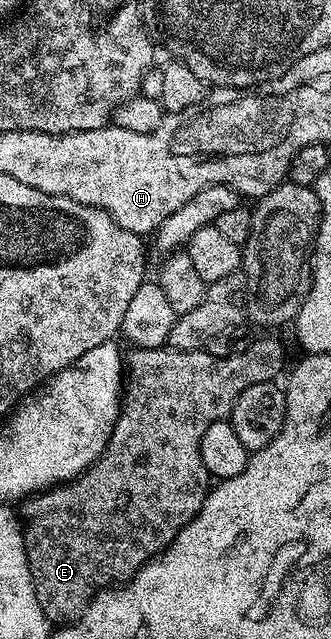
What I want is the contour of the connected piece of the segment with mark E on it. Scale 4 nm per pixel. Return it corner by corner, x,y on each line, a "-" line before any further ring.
258,336
252,343
247,347
247,351
239,351
235,355
227,355
226,357
216,357
215,355
211,355
210,353
205,352
204,349
174,349
172,347
162,347
160,349
139,349
134,348
132,350
133,354
128,354
127,357
127,376
123,381
123,396
121,398
121,414
117,417
117,422
115,423
115,427
111,431
111,435
107,439
107,443
105,444
105,449
102,451
97,457
97,461
89,466
88,469
85,470
84,473
79,477
73,478
72,481
67,481
59,485
53,486
52,489
42,489
22,500
20,502
21,505
21,513
19,509
19,517
23,522
23,548
25,554
27,555
27,563
29,564
29,570
31,571
31,579
35,583
35,595
39,599
39,607
43,607
43,615
47,615
47,619
51,623
68,623
70,621
77,620
79,614
84,610
85,606
89,604
90,601
93,600
94,597
97,596
98,593
103,589
107,589
110,587
116,587
126,581
129,580
130,577
134,577
136,573
142,569
142,567
148,563
148,561
152,561
154,557
157,556
158,553
164,551
164,549
169,546
173,540
175,539
175,535
179,535
179,531
181,528
187,523
191,523
191,519
193,516
197,514
197,512
203,507
203,503
205,502
205,497
209,494
211,488
211,478
209,472
207,471
207,467
203,467
203,455
201,454
201,440
203,439
203,431
207,431
207,427
211,427
211,423
215,423
216,421
226,420
232,414
233,408
235,407
235,403
239,399
239,395
243,395
243,391
247,391
247,387
251,387
255,383
263,383
264,381
277,381
280,378
281,368
282,373
286,368
285,365
285,349
280,345
279,342
276,341
273,337
261,337

